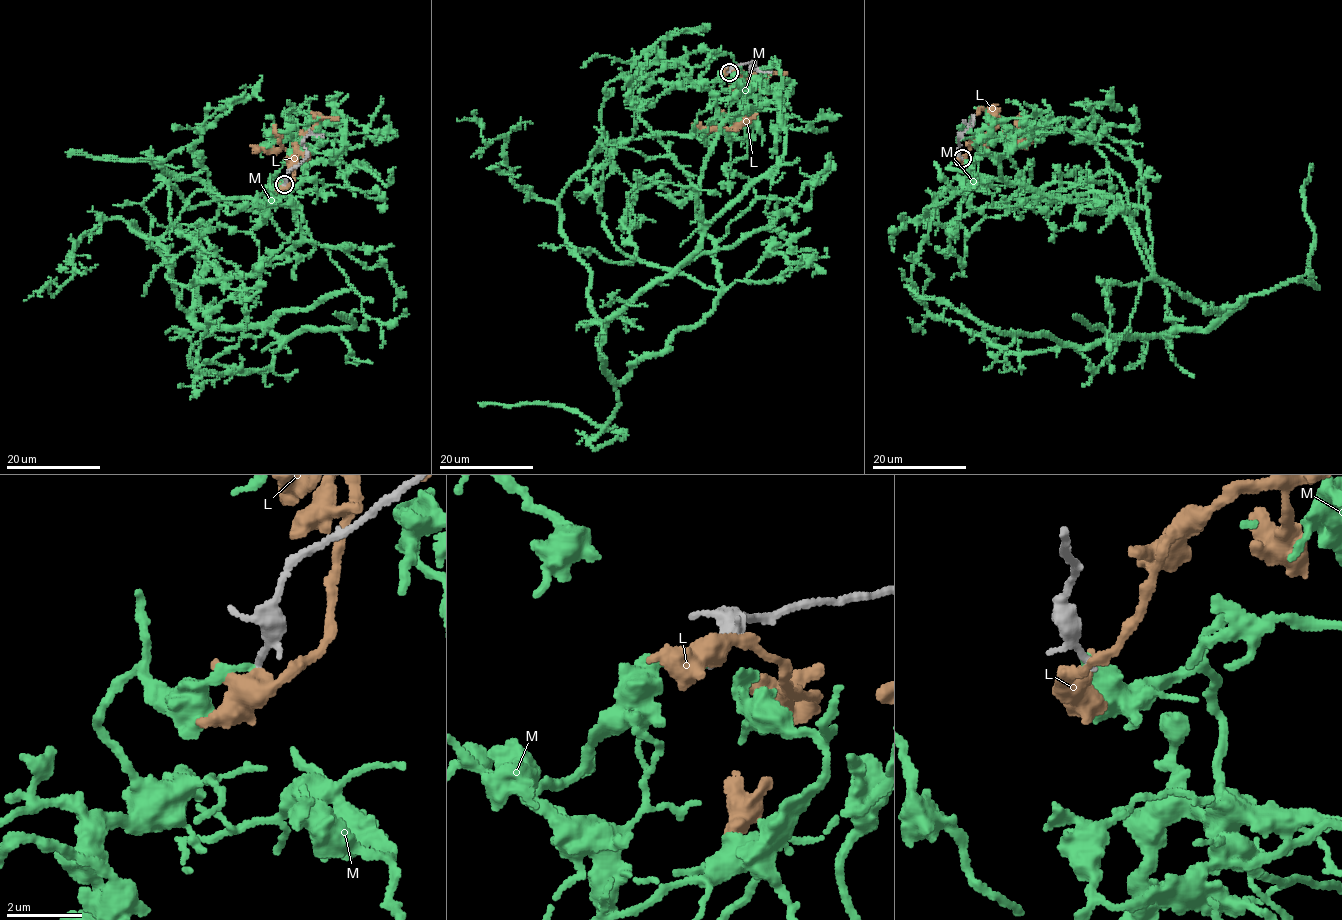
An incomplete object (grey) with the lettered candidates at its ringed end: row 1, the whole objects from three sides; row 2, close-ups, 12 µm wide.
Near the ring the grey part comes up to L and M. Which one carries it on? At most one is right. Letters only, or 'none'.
none

